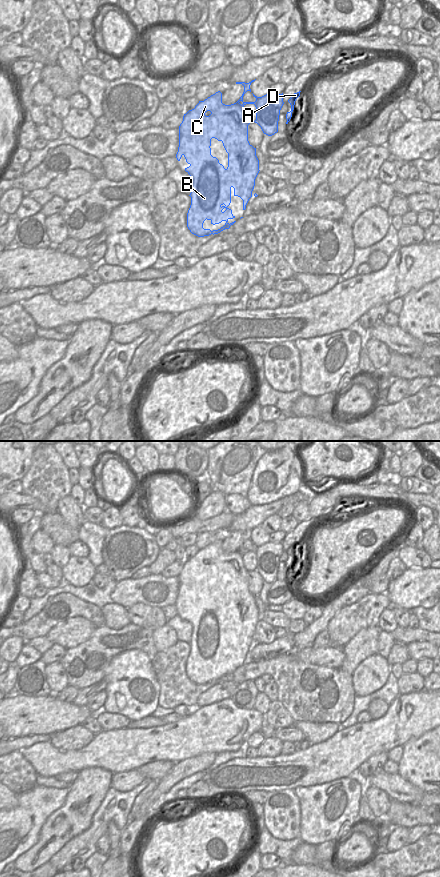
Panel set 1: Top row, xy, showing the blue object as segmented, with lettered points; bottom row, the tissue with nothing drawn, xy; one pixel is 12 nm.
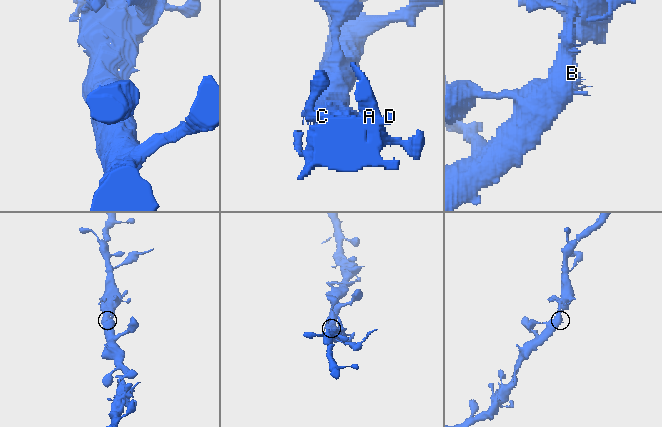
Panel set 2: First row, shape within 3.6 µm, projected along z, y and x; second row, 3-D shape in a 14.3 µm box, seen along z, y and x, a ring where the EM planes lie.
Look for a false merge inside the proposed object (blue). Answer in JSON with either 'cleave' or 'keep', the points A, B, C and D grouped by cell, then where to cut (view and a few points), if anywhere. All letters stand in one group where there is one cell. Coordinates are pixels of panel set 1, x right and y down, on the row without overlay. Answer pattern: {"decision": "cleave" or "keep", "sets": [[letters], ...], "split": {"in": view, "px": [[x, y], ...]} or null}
{"decision": "cleave", "sets": [["A"], ["B", "C", "D"]], "split": {"in": "xy", "px": [[280, 543], [281, 550], [275, 556], [274, 564], [259, 572]]}}

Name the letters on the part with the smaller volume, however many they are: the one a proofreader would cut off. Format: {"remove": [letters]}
{"remove": ["A"]}

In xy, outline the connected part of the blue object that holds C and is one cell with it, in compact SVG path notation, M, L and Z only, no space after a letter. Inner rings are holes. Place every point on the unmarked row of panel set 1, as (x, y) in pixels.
M252 528L251 530L249 531L245 531L245 530L236 530L236 532L242 532L244 534L244 540L242 542L242 544L240 545L240 547L234 551L234 552L231 552L231 553L225 553L222 551L222 541L220 539L216 540L215 542L211 543L210 545L208 545L207 547L205 547L204 549L199 549L199 551L195 554L194 557L192 558L189 558L186 562L184 562L183 564L183 569L182 571L180 572L179 574L179 595L178 595L178 600L176 602L176 606L178 609L180 609L181 605L184 604L185 607L186 607L186 610L190 613L189 615L185 616L185 619L192 625L192 636L191 636L191 641L190 641L190 645L191 645L191 653L190 653L190 656L188 658L188 661L187 661L187 675L188 677L190 678L190 680L198 685L204 685L204 684L209 684L211 682L218 682L220 681L221 679L225 678L225 677L229 677L231 673L233 673L236 669L232 670L232 671L228 671L228 668L229 667L233 667L235 666L235 664L232 662L232 658L228 656L228 654L230 653L231 651L231 636L233 635L234 636L234 644L238 644L240 645L242 648L243 648L243 658L246 657L246 653L249 649L249 647L253 644L252 642L252 639L254 637L254 634L255 634L255 627L259 621L259 608L256 604L256 596L254 596L248 589L248 573L251 571L251 570L248 570L245 565L244 565L244 562L243 562L243 555L246 553L246 552L254 552L255 555L256 555L256 568L254 569L255 571L257 571L264 582L268 583L268 584L272 584L274 583L275 581L278 580L278 569L279 569L279 563L280 563L280 558L284 552L283 550L283 541L282 542L272 542L272 541L269 541L269 542L266 542L262 545L257 545L253 542L253 544L256 546L256 549L255 550L244 550L243 549L243 544L244 542L247 540L247 539L250 539L251 540L251 537L250 537L250 533L252 530L254 530L255 528ZM268 543L274 543L274 544L281 544L282 545L282 551L277 554L275 556L275 562L274 562L274 565L271 569L262 569L261 572L258 571L258 566L259 566L259 560L258 560L258 554L257 554L257 549L265 544L268 544ZM212 586L215 586L217 587L218 589L221 589L223 591L223 594L226 598L226 600L228 601L228 615L225 617L224 614L222 612L219 611L219 608L216 606L216 605L213 605L211 603L211 587ZM205 668L210 668L211 669L211 672L215 673L215 672L219 672L221 671L222 669L225 669L225 673L223 675L221 675L220 677L218 678L213 678L211 679L210 677L204 677L203 676L203 671Z

